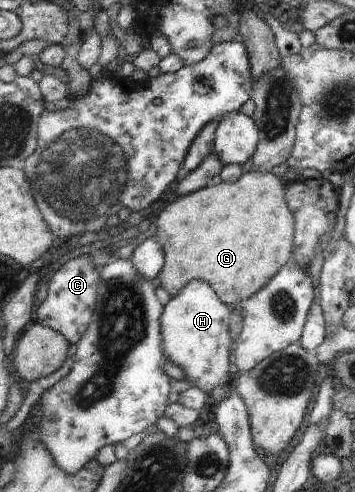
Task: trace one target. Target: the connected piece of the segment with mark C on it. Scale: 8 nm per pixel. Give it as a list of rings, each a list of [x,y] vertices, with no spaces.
[[[82,255],[67,262],[58,272],[54,273],[50,281],[47,301],[35,310],[37,319],[41,319],[43,325],[53,327],[68,337],[71,343],[78,344],[85,333],[89,331],[94,316],[92,315],[99,295],[100,274],[106,265],[95,265],[92,256]]]

